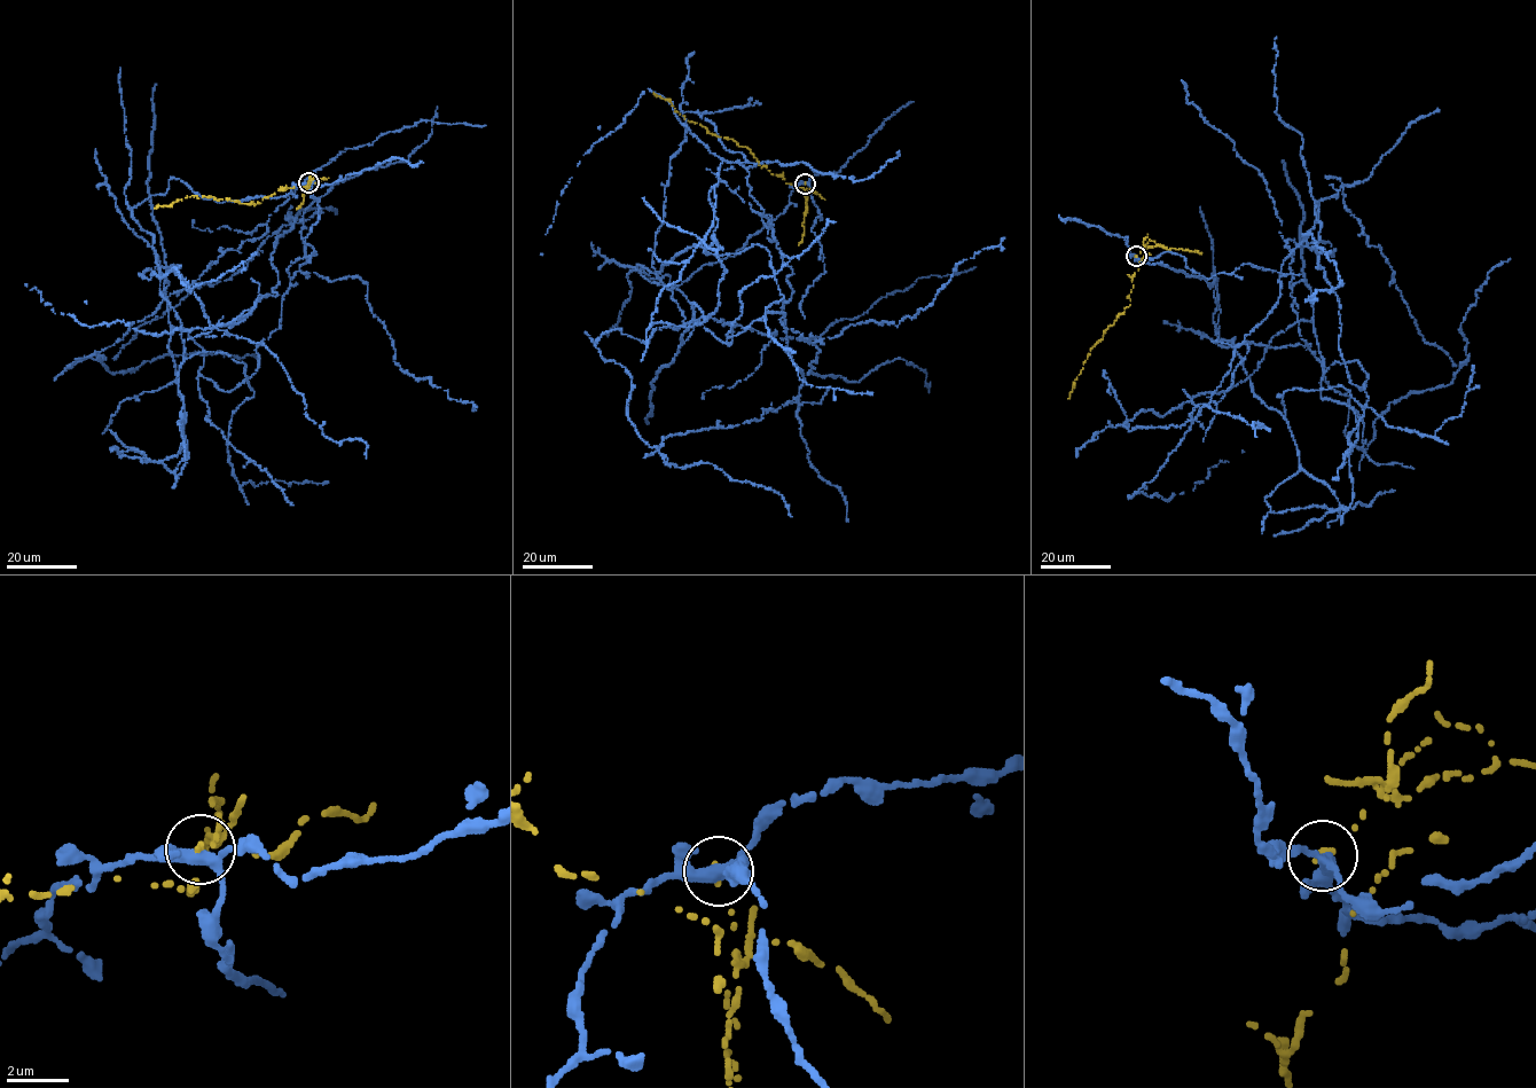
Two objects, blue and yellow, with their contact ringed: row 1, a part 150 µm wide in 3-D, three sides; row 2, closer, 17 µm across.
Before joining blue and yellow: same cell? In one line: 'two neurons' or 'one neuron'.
two neurons

